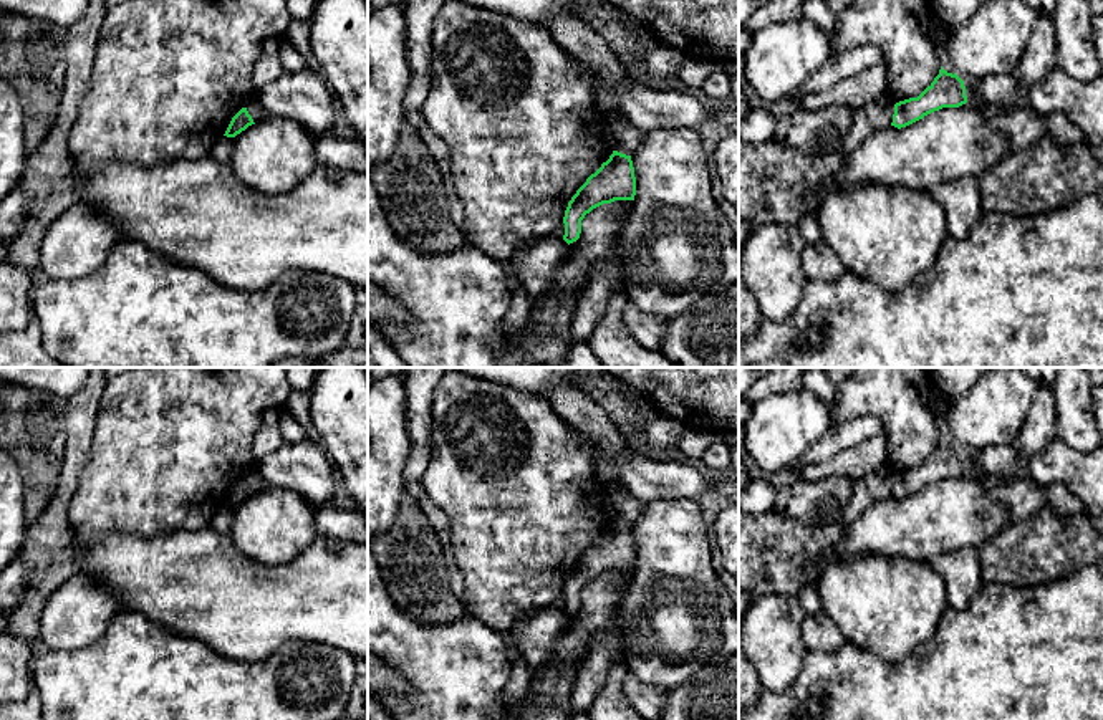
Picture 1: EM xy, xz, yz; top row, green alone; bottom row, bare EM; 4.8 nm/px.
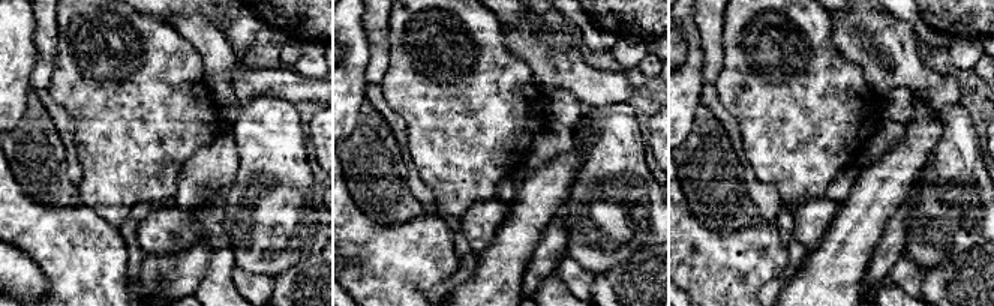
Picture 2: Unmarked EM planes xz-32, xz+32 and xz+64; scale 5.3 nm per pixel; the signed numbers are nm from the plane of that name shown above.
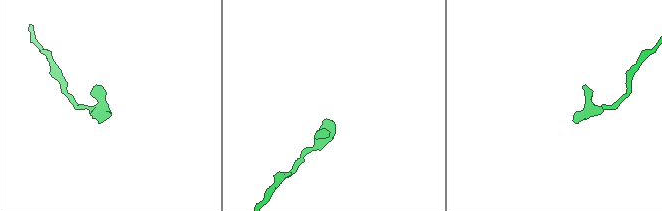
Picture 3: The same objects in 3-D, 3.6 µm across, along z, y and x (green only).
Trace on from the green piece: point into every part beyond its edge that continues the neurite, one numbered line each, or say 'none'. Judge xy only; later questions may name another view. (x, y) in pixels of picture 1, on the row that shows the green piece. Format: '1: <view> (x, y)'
1: xy (254, 108)

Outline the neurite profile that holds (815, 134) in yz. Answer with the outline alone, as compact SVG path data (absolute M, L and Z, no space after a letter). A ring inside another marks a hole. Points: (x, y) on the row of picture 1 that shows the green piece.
M838 104L818 111L797 108L777 119L773 137L783 147L820 161L836 154L853 124L855 109Z

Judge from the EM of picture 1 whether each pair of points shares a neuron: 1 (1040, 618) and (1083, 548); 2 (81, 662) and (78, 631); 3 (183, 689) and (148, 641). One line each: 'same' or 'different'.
1: different
2: different
3: same

